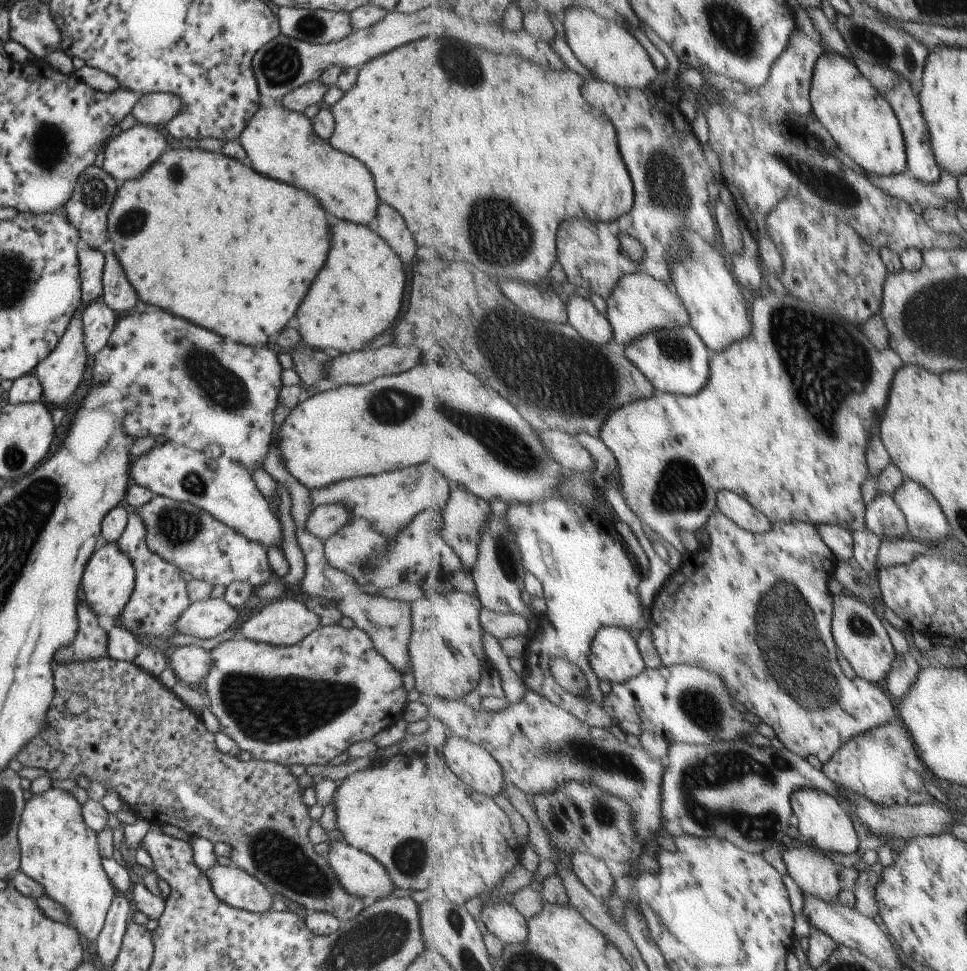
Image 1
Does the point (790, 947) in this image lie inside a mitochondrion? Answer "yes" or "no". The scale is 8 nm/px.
no

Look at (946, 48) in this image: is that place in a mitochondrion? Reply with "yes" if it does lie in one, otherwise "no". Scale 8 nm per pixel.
no

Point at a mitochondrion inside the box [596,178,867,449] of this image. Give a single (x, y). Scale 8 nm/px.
(677, 349)

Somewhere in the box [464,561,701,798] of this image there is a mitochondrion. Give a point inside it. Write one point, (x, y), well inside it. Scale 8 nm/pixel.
(594, 750)

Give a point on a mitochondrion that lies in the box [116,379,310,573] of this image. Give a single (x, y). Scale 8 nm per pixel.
(179, 529)

